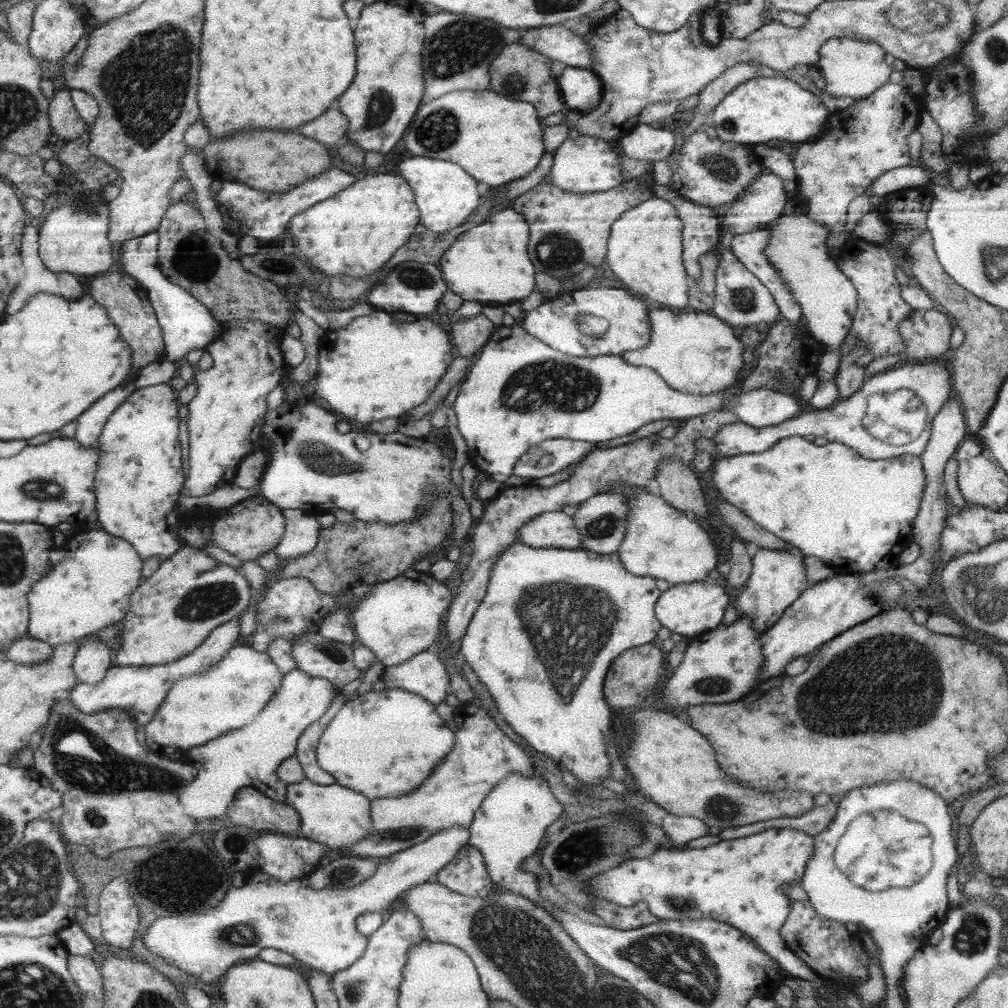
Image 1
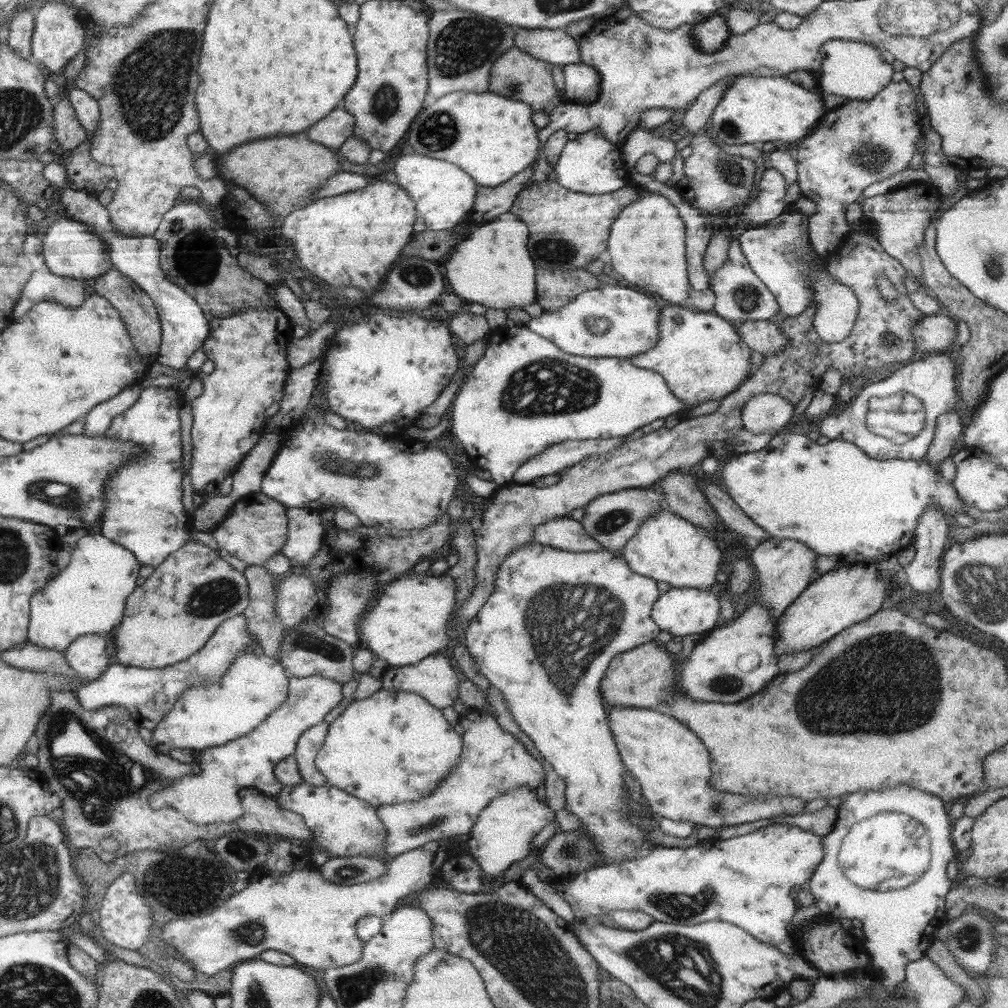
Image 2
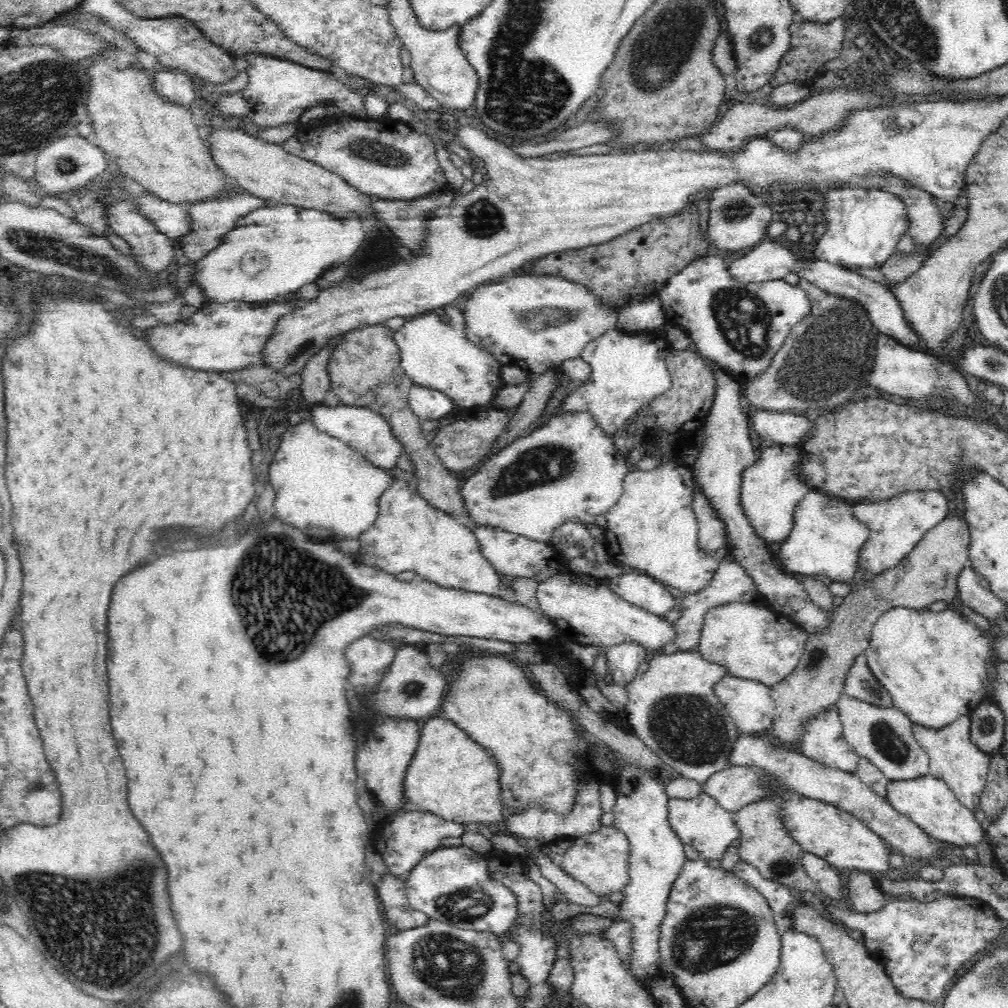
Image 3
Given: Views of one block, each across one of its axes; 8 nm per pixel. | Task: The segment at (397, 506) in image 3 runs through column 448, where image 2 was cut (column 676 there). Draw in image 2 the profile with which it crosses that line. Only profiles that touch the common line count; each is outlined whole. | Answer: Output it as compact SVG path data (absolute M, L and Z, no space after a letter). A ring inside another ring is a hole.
M660 509L642 524L639 524L639 531L636 537L632 537L620 551L621 556L628 563L628 566L636 574L647 576L657 582L667 582L672 588L699 588L709 590L717 581L716 574L722 569L720 558L722 552L718 549L712 535L704 533L700 528L690 524L687 520L674 515L668 510Z

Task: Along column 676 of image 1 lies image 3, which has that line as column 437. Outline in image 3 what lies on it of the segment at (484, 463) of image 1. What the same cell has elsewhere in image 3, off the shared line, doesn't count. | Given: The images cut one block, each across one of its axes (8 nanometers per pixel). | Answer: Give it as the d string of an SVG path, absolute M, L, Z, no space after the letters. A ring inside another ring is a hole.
M412 385L409 391L409 404L421 420L440 420L456 406L444 393L418 385Z

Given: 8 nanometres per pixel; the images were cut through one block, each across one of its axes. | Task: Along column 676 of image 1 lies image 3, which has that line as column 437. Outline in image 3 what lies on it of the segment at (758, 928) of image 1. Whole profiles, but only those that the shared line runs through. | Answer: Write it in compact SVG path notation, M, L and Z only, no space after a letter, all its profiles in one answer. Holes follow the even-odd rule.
M464 845L440 846L429 852L410 871L405 887L413 909L456 928L508 936L518 922L518 897L512 889L492 877L487 855Z

